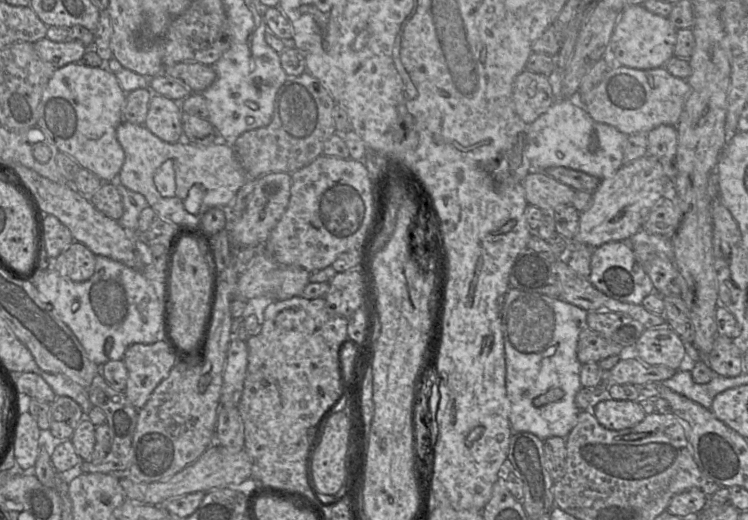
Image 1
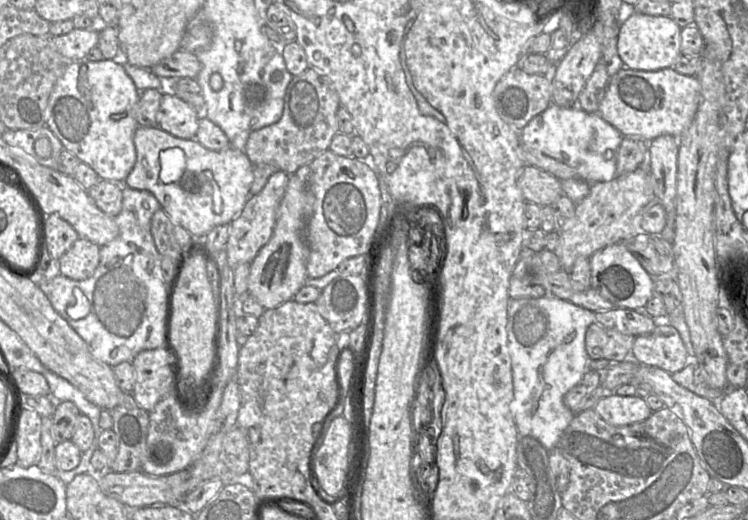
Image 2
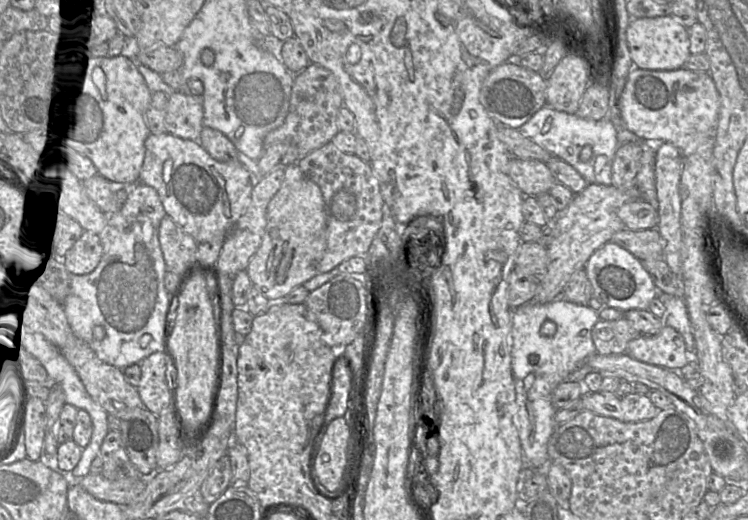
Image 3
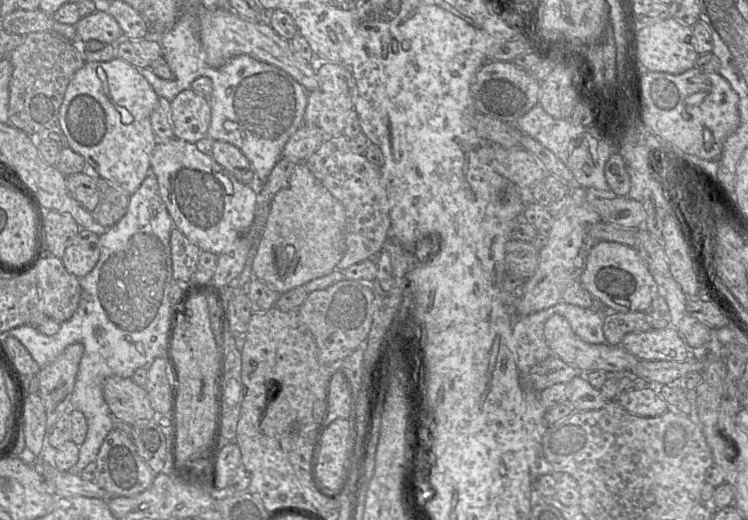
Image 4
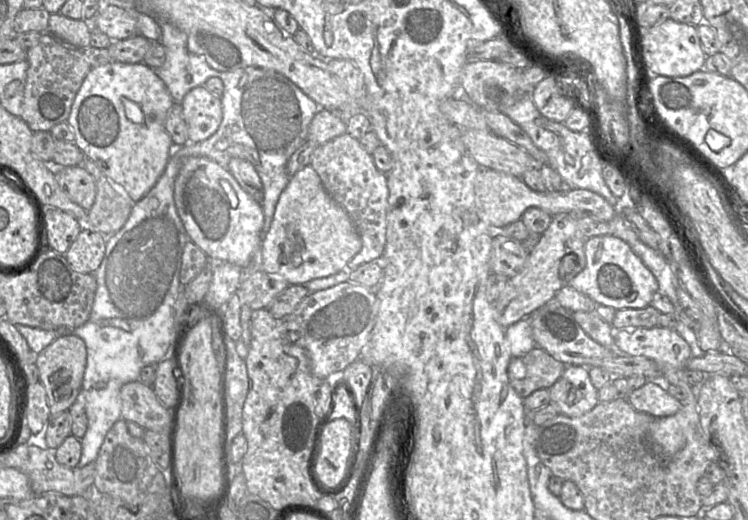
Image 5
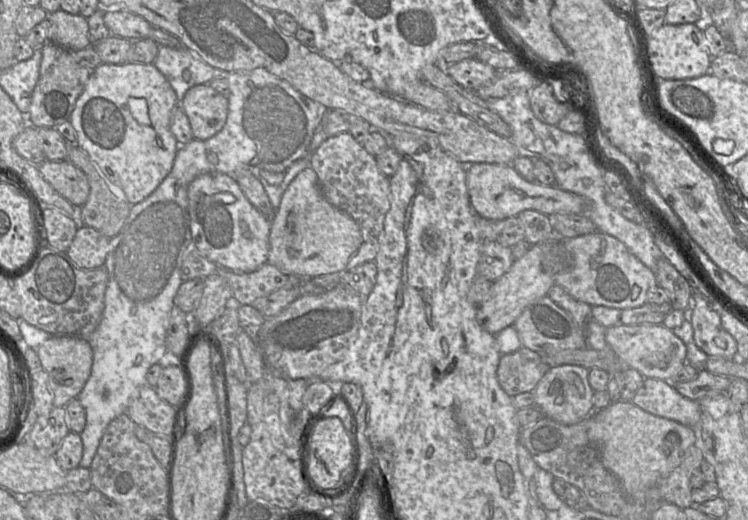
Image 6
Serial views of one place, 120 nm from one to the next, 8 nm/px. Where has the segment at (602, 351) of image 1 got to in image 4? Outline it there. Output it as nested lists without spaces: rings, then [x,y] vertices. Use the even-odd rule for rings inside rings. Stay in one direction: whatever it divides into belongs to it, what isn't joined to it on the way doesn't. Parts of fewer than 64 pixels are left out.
[[[615,312],[605,317],[603,333],[606,343],[619,346],[623,337],[631,332],[646,332],[651,325],[646,319],[646,312]]]

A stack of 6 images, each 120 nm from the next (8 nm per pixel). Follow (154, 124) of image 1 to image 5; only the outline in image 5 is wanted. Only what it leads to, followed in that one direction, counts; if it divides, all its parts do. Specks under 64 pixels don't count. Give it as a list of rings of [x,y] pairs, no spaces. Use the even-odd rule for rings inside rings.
[[[203,85],[191,89],[180,103],[188,129],[188,141],[196,143],[209,138],[218,129],[222,120],[220,97],[213,95]]]

